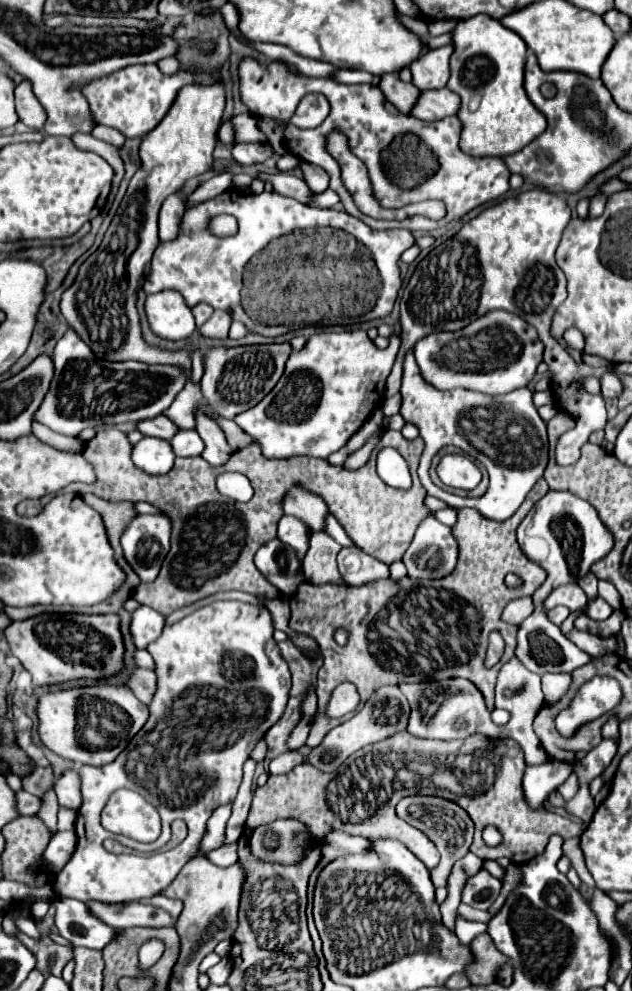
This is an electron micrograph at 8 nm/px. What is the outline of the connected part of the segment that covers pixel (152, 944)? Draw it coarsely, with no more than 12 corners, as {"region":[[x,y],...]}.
{"region":[[149,939],[139,947],[139,969],[151,969],[159,961],[163,943]]}

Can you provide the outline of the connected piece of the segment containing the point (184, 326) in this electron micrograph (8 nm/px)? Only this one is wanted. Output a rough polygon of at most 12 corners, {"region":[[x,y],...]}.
{"region":[[179,291],[149,295],[153,333],[187,339],[195,319]]}

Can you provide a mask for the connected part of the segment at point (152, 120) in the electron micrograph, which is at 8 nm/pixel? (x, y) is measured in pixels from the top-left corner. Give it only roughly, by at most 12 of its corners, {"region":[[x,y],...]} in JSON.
{"region":[[129,65],[81,87],[93,121],[143,137],[185,83],[219,75],[163,75]]}

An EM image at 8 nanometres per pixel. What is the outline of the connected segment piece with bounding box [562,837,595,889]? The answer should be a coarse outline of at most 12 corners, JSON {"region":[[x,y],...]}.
{"region":[[580,838],[564,841],[563,854],[571,859],[573,869],[585,885],[595,889],[583,861]]}

